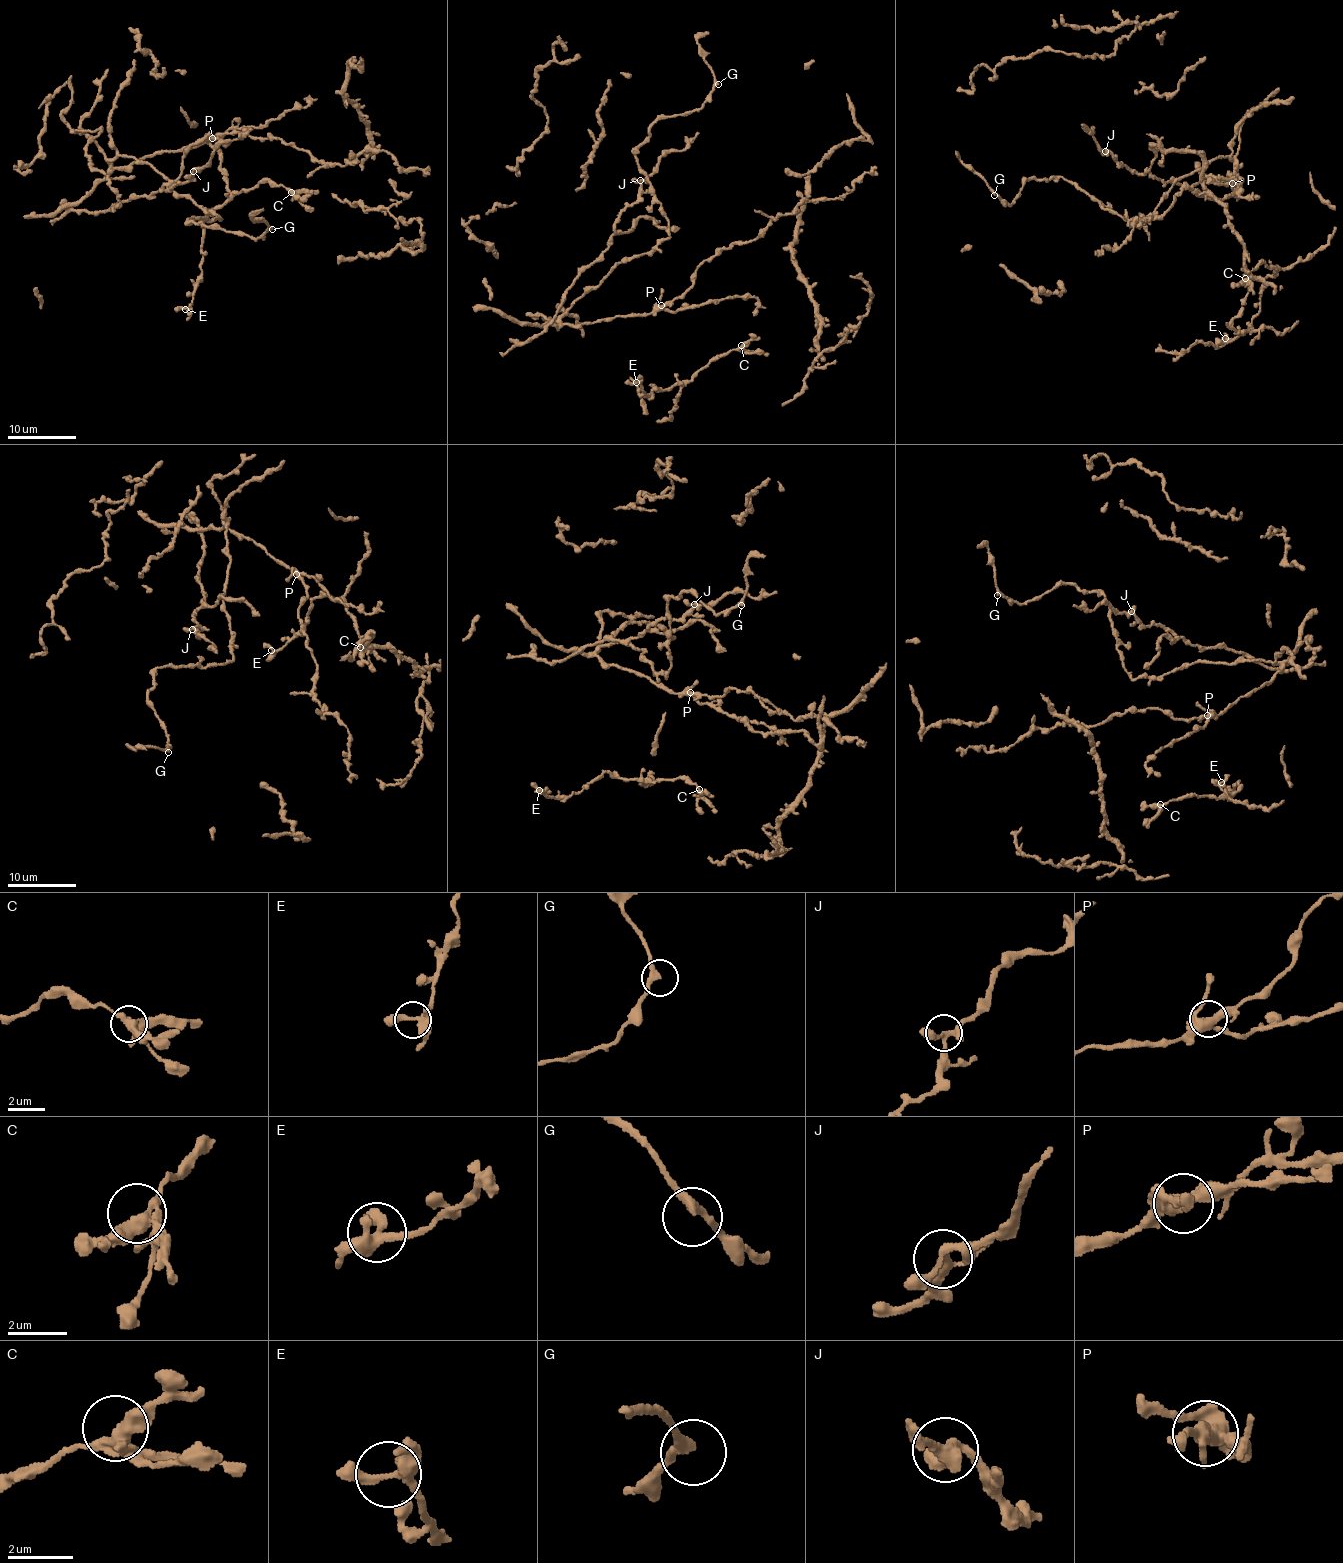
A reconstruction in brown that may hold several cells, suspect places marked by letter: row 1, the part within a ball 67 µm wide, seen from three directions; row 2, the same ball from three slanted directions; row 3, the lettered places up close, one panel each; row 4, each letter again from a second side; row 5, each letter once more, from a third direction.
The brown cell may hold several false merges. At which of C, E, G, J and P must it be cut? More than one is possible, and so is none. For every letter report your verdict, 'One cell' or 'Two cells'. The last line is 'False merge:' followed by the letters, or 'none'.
C: One cell
E: One cell
G: One cell
J: One cell
P: One cell
False merge: none

